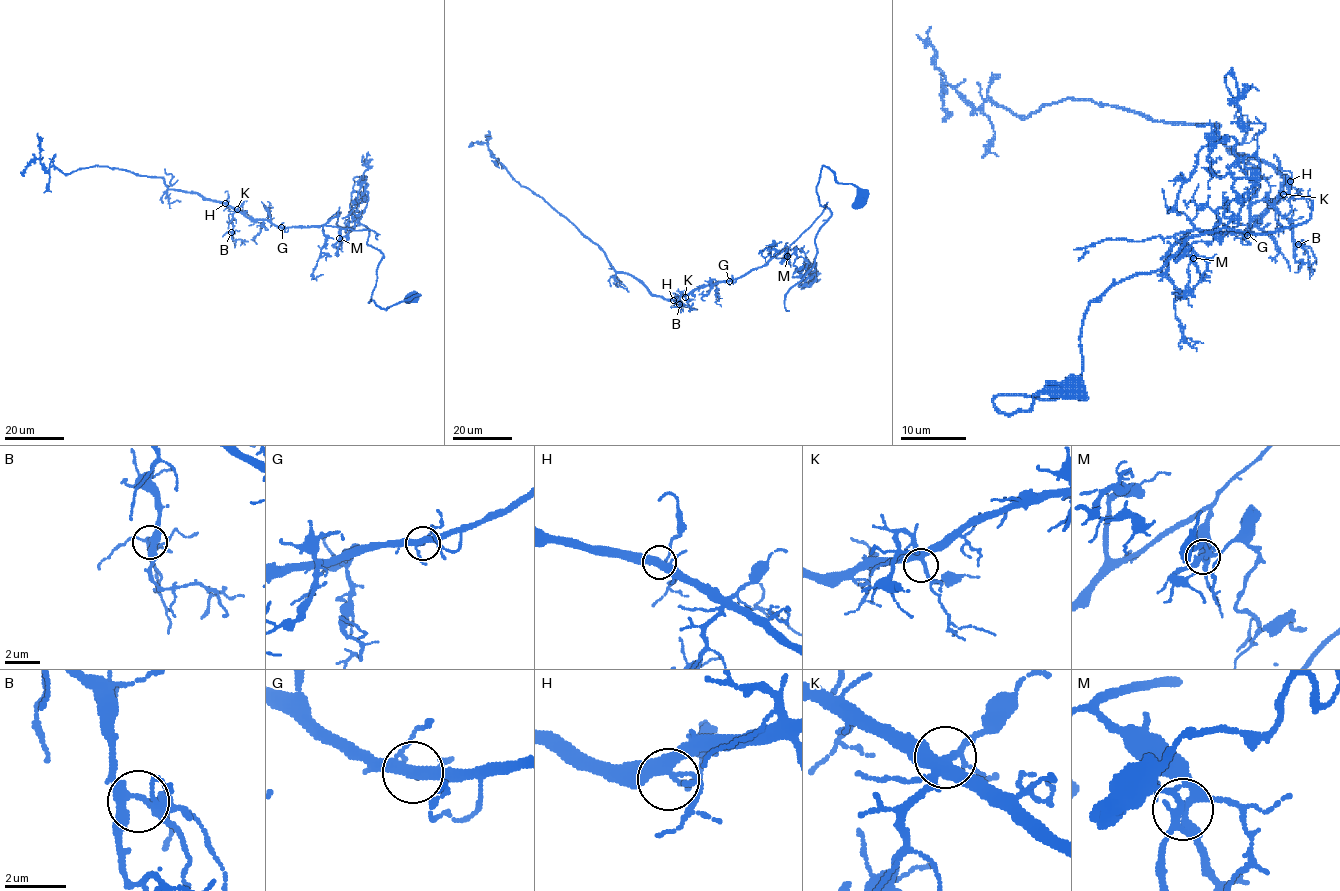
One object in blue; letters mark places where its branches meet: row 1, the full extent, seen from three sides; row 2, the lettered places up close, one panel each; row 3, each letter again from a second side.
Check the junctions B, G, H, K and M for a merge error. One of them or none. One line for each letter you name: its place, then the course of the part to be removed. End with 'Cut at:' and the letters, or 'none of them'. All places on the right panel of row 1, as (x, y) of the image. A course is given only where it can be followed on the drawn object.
M: place (1193, 258); course (1193, 258), (1178, 233), (1244, 235), (1287, 179), (1211, 125), (1073, 99), (973, 108), (931, 26)
Cut at: M

